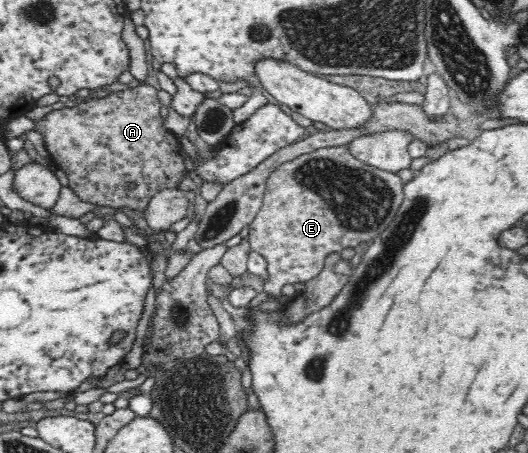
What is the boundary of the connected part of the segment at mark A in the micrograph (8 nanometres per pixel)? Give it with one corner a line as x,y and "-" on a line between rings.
143,83
108,97
94,97
76,108
66,106
64,109
52,110
35,122
36,131
40,131
46,140
51,164
64,172
68,179
67,185
82,201
111,208
144,210
157,191
177,186
185,171
184,151
179,142
180,137
164,128
157,92
154,87

